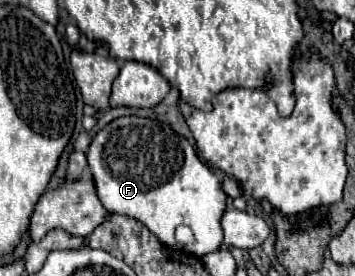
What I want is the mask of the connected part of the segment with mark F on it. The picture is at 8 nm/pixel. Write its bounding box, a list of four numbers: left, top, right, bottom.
[86,117,226,257]

